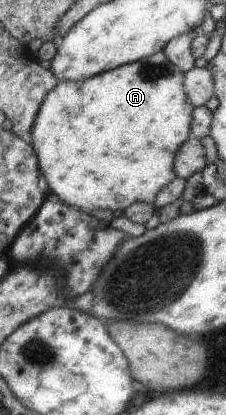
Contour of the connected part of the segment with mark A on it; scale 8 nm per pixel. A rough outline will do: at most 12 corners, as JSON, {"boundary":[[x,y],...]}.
{"boundary":[[164,49],[58,81],[30,131],[49,192],[154,203],[195,107]]}

